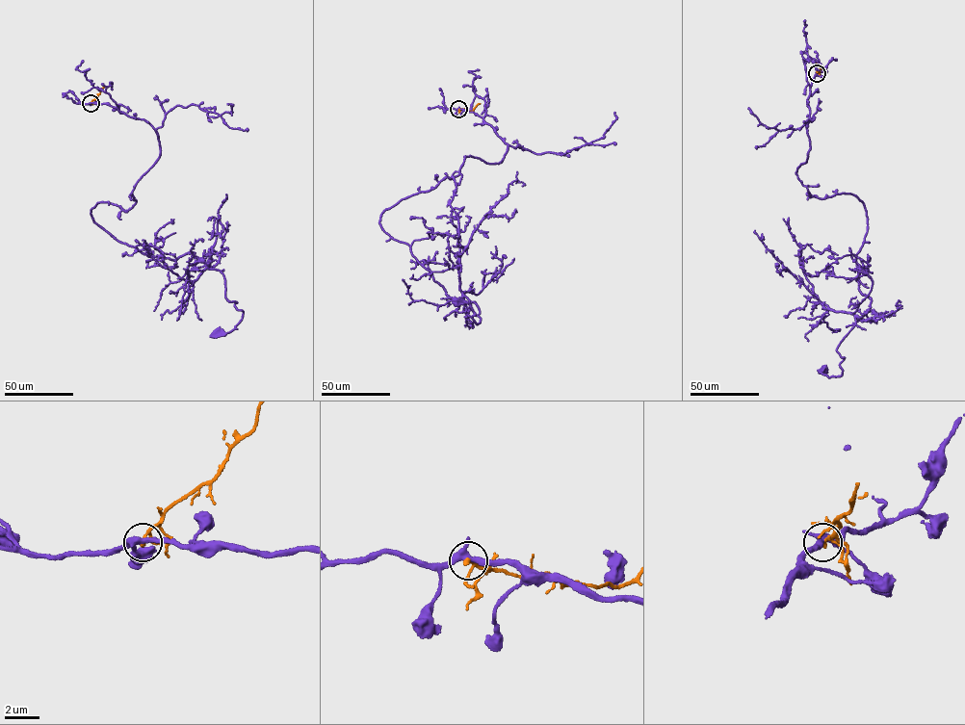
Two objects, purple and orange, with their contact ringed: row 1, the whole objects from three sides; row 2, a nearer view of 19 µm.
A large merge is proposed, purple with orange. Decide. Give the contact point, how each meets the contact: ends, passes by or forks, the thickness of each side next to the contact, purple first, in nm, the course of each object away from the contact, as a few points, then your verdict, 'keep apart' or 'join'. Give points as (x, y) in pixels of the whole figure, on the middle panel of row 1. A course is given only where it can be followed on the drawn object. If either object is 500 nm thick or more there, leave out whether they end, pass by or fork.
(458, 109) | purple forks | orange passes by | 320/170 nm | purple via (458, 109), (494, 128), (503, 160), (466, 156), (379, 221), (450, 297), (476, 303), (478, 324), (457, 302) | orange via (458, 109), (471, 111), (480, 103) | keep apart

